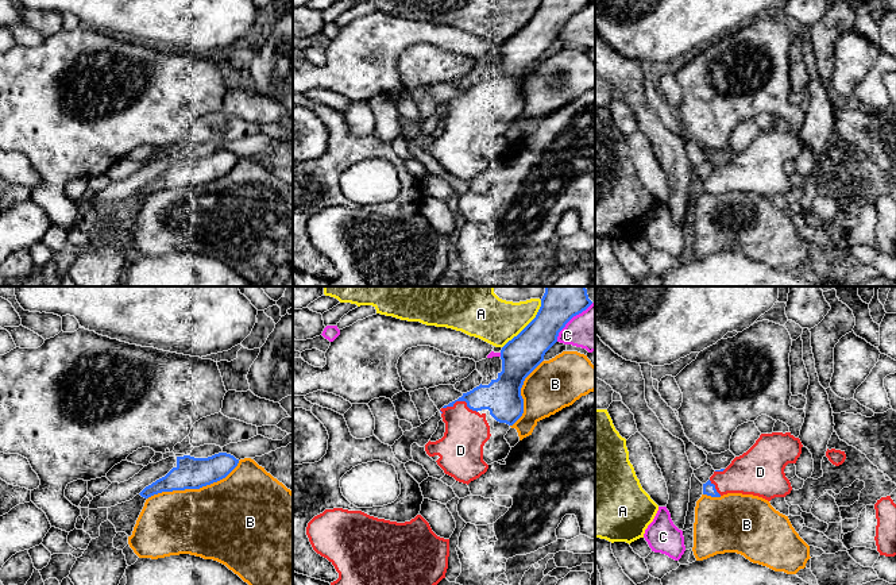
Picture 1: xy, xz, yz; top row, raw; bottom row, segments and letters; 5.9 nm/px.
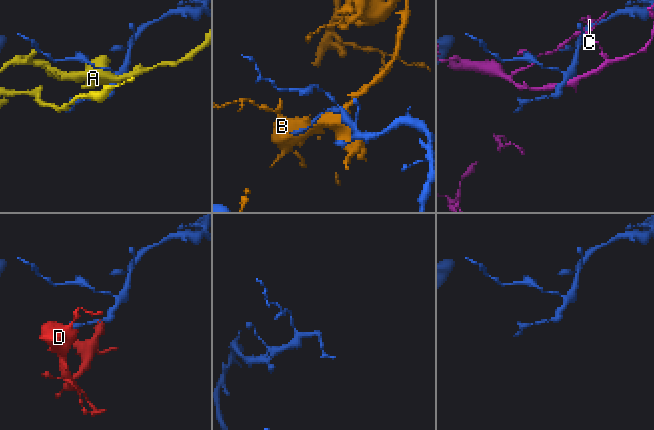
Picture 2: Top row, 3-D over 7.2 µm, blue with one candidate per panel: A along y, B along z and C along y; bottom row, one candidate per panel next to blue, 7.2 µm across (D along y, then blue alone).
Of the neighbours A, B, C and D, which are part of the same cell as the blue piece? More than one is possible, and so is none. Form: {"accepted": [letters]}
{"accepted": ["D"]}

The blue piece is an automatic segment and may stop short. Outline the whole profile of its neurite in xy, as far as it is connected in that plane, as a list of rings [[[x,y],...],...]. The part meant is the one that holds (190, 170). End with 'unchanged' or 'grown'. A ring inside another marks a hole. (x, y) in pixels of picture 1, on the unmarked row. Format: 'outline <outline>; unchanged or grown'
outline [[[219,150],[208,155],[177,154],[177,163],[146,184],[139,192],[148,196],[162,189],[200,186],[225,176],[239,161],[233,153]]]; unchanged

